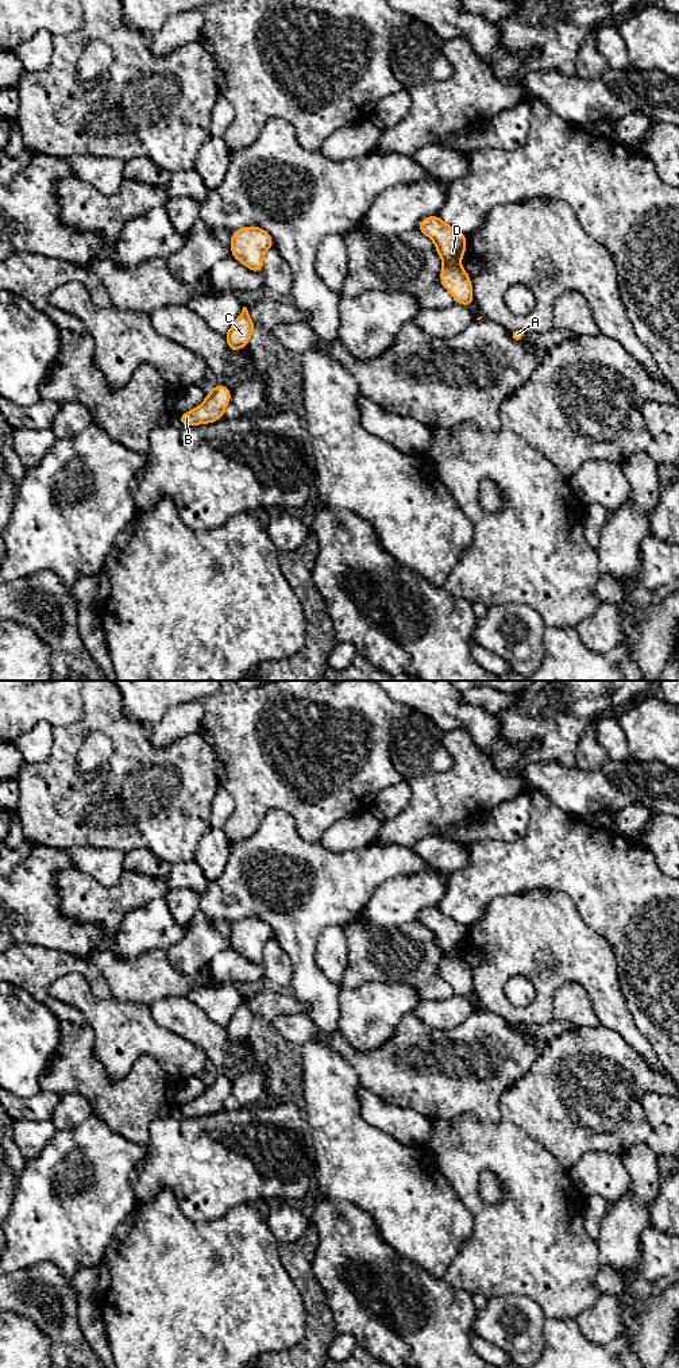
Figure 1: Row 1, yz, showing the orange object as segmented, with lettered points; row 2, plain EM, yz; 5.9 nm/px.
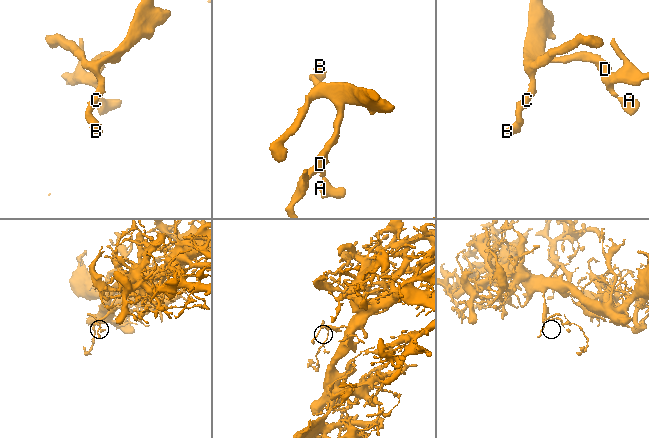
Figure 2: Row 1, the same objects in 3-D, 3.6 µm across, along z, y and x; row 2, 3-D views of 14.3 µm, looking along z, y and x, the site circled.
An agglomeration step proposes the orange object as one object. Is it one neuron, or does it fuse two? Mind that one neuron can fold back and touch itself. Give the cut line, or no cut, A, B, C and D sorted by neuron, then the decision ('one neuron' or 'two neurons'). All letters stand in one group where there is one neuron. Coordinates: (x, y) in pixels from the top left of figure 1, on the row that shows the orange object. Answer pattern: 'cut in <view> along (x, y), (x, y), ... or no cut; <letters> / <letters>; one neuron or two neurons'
cut in yz along (444, 262), (458, 264); A / B C D; two neurons

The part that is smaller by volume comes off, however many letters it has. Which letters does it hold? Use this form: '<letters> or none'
A

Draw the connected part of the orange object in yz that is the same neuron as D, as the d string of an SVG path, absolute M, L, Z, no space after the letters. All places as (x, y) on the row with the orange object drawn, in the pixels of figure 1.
M439 215L424 217L417 231L431 238L444 263L458 265L466 251L467 236L445 224Z

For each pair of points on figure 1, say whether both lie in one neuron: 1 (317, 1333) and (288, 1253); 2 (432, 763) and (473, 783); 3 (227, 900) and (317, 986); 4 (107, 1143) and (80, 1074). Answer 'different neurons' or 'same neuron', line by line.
1: same neuron
2: different neurons
3: same neuron
4: different neurons

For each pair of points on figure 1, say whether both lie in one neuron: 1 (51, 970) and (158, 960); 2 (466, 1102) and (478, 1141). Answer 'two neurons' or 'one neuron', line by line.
1: one neuron
2: two neurons

